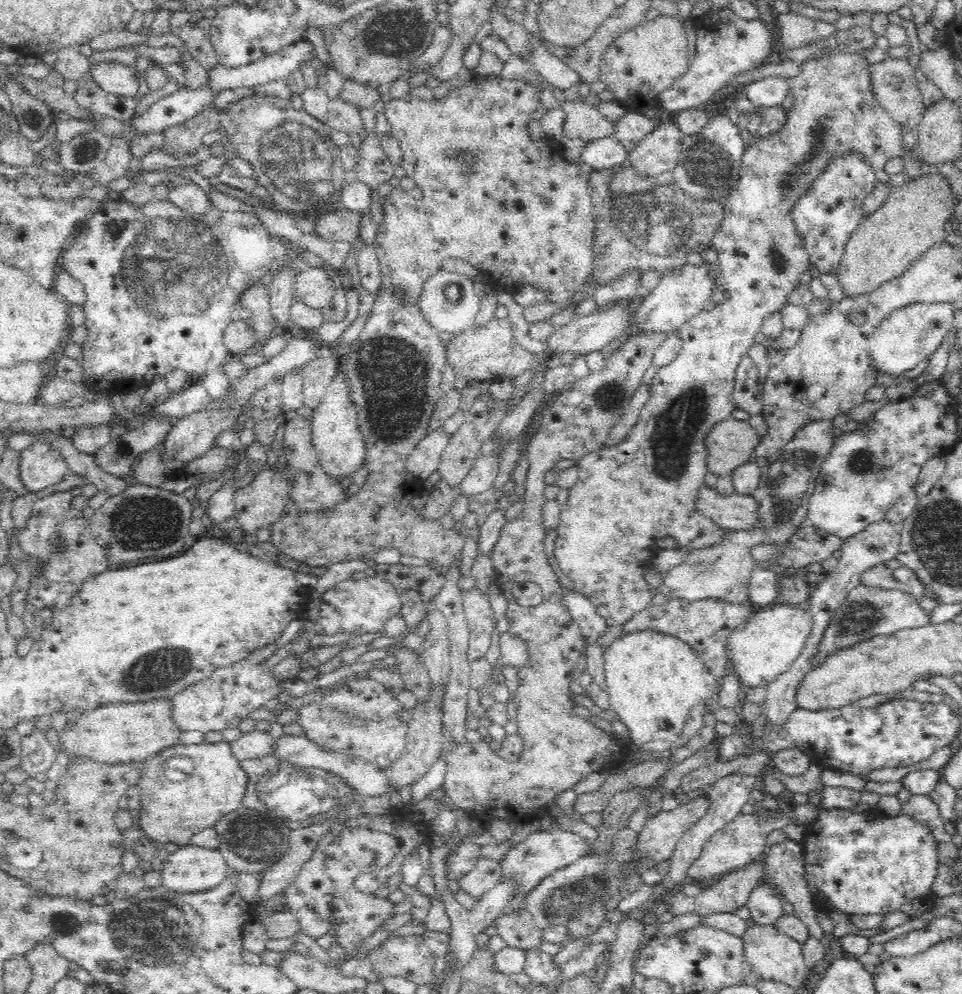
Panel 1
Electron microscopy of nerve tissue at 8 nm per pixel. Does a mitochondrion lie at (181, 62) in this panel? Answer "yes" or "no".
no

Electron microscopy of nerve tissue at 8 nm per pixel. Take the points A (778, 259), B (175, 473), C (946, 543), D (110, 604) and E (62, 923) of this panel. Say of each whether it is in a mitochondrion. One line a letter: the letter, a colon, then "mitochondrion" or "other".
A: mitochondrion
B: mitochondrion
C: mitochondrion
D: other
E: mitochondrion

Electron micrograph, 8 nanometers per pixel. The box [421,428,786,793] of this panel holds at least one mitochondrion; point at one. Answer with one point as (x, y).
(703, 566)

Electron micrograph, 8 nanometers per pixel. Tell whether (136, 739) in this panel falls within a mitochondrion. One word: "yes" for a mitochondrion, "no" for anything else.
no

